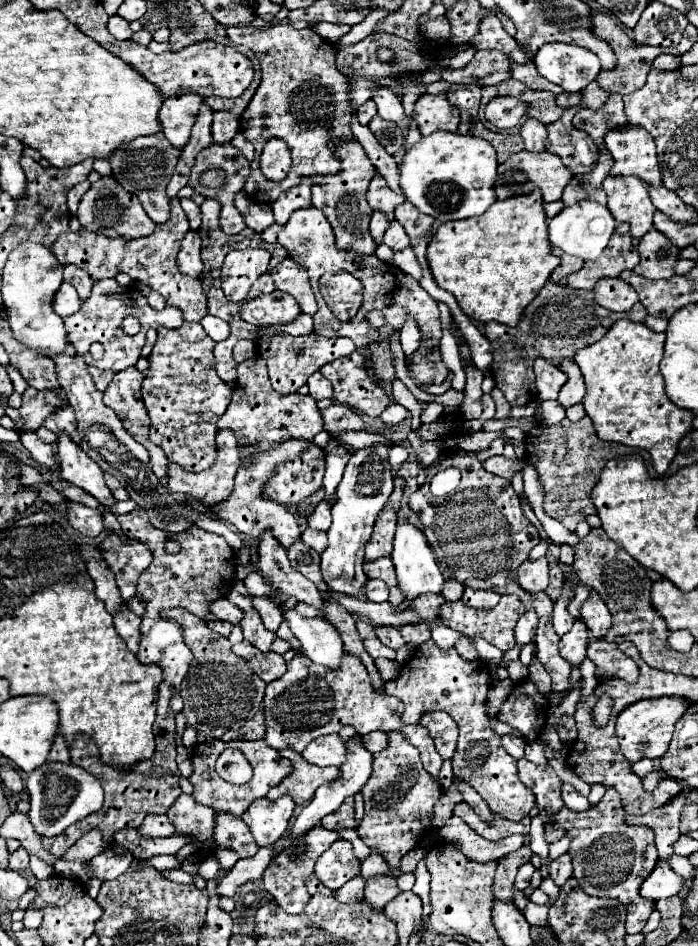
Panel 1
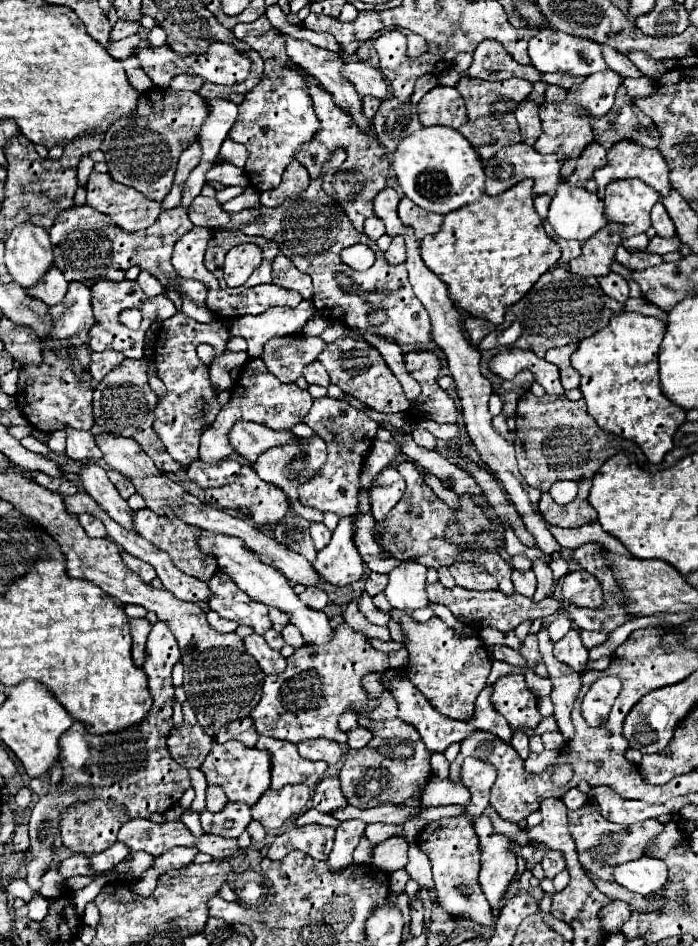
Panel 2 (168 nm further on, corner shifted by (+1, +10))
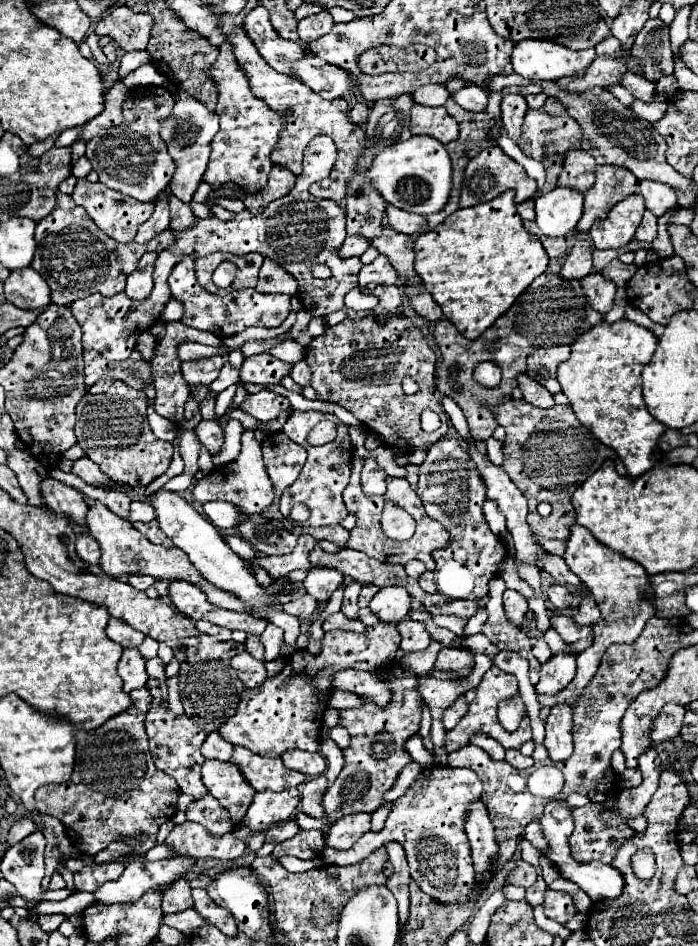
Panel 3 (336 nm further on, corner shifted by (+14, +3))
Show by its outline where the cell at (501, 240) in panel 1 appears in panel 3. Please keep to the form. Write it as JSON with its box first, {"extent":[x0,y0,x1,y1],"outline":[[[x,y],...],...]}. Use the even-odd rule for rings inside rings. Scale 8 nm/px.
{"extent":[413,191,549,339],"outline":[[[505,191],[505,193],[501,193],[499,197],[495,197],[493,201],[489,201],[489,203],[479,203],[479,205],[475,205],[475,207],[457,209],[453,215],[449,215],[449,217],[447,217],[441,225],[437,225],[433,231],[419,235],[417,241],[415,241],[415,245],[413,245],[413,247],[415,247],[415,273],[421,277],[425,289],[433,295],[435,303],[443,309],[443,315],[445,315],[445,317],[461,331],[461,335],[467,337],[467,339],[477,339],[483,331],[487,331],[487,329],[497,321],[497,317],[501,317],[501,315],[515,303],[517,295],[521,295],[539,275],[545,273],[547,263],[549,263],[549,257],[547,257],[547,253],[545,253],[541,241],[539,241],[535,235],[531,235],[531,233],[523,227],[523,221],[521,221],[521,217],[519,217],[519,213],[517,213],[517,207],[515,207],[513,197],[515,197],[513,191]]]}

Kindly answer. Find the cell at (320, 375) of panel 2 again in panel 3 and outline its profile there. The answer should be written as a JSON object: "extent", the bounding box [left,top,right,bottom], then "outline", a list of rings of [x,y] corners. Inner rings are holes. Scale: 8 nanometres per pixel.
{"extent":[289,361,311,387],"outline":[[[299,361],[299,363],[293,363],[293,367],[291,367],[291,373],[289,373],[291,377],[293,377],[293,381],[297,383],[297,385],[301,385],[301,387],[305,387],[305,385],[309,385],[311,383],[311,369],[309,369],[309,365],[305,363],[305,361]]]}

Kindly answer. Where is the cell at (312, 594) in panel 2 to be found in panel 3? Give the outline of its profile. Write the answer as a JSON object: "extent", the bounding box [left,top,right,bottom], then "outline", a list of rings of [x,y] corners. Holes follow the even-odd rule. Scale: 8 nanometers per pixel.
{"extent":[283,595,317,619],"outline":[[[303,595],[301,599],[283,605],[283,611],[289,615],[295,615],[299,619],[309,619],[317,613],[317,601],[311,595]]]}

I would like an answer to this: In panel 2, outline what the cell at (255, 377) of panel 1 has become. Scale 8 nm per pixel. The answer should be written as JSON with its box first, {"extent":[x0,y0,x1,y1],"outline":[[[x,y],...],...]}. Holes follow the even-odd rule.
{"extent":[200,358,312,462],"outline":[[[250,358],[244,366],[242,376],[236,380],[236,386],[232,388],[230,401],[220,410],[214,423],[202,434],[200,440],[200,460],[206,462],[218,462],[222,458],[234,458],[242,462],[242,456],[232,448],[228,434],[236,421],[258,422],[272,430],[292,430],[296,424],[304,422],[308,410],[312,406],[312,396],[308,390],[298,388],[296,384],[282,384],[276,380],[264,366],[260,358]]]}

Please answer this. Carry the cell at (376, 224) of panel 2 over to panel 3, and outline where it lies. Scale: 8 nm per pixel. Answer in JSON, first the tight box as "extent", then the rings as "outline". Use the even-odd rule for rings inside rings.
{"extent":[339,235,369,259],"outline":[[[351,235],[343,241],[341,249],[339,249],[339,255],[341,259],[347,259],[347,257],[361,257],[365,253],[365,249],[369,247],[369,243],[365,243],[365,239],[357,239],[357,235]]]}

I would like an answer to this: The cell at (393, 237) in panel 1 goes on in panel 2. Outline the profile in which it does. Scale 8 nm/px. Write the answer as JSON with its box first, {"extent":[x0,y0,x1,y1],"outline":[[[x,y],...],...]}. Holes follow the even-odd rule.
{"extent":[386,236,406,264],"outline":[[[394,236],[390,248],[386,250],[386,260],[390,264],[400,264],[406,260],[406,246],[404,246],[404,236]]]}

